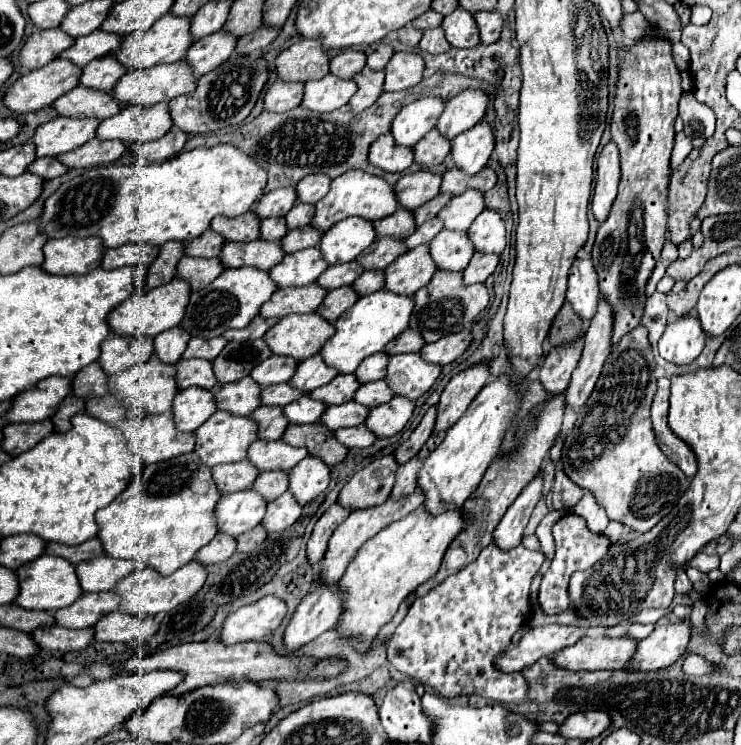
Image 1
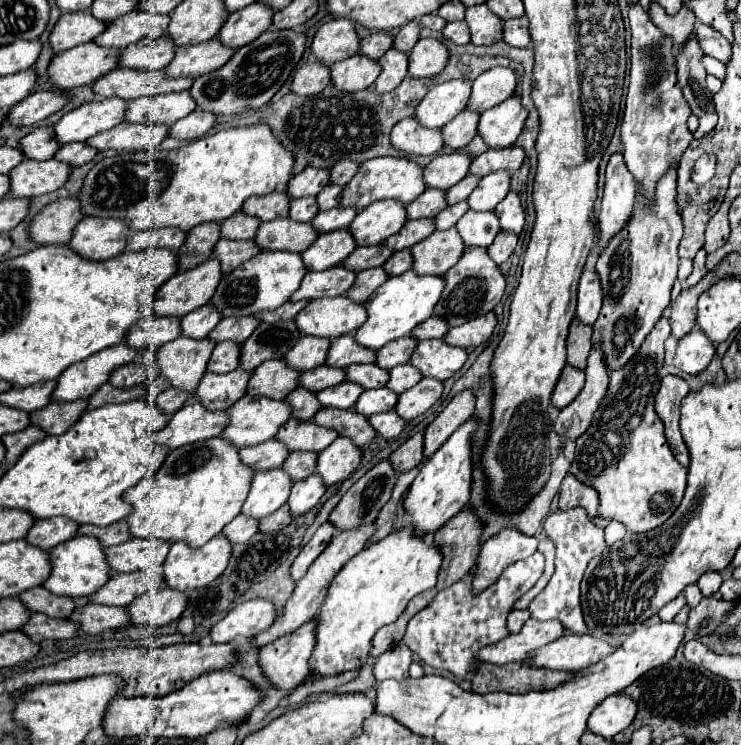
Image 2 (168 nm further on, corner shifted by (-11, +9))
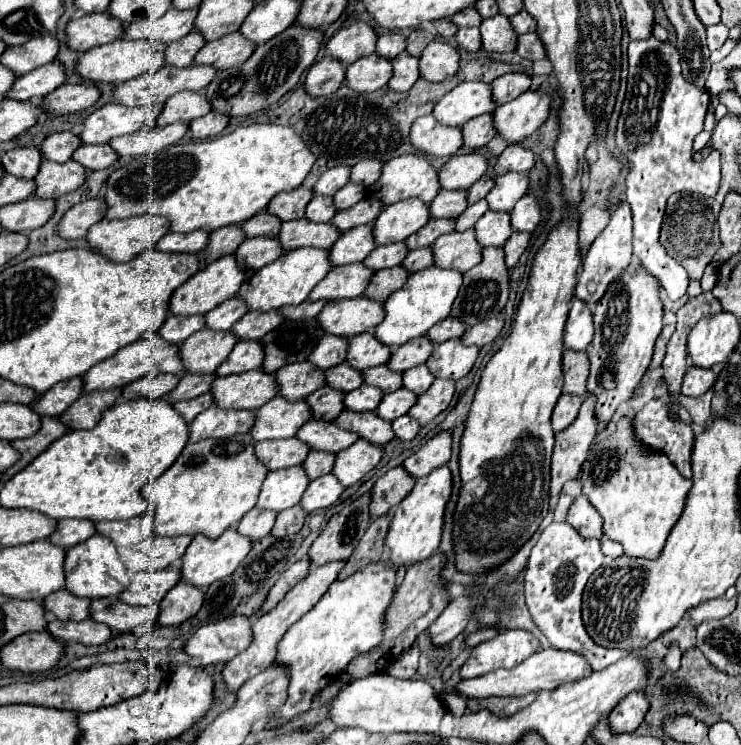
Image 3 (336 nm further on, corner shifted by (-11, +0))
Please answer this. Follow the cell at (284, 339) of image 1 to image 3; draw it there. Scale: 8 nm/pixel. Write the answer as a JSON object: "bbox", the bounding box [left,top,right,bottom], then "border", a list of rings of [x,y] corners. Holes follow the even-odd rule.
{"bbox":[318,296,384,338],"border":[[[358,296],[356,300],[332,300],[328,302],[322,312],[318,314],[318,324],[326,334],[350,338],[360,332],[370,332],[376,324],[380,324],[380,318],[384,318],[384,308],[380,302],[368,300],[364,296]]]}

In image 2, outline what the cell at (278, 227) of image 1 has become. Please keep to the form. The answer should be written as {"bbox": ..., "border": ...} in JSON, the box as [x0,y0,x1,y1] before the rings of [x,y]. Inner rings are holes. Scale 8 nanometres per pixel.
{"bbox":[290,197,318,221],"border":[[[314,197],[304,199],[292,199],[290,203],[290,217],[294,221],[312,221],[312,217],[318,213],[318,205]]]}

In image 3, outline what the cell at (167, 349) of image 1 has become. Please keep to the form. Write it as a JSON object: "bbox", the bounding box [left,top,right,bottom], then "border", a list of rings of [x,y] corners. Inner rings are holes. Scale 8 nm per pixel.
{"bbox":[204,298,246,330],"border":[[[230,298],[226,302],[222,302],[220,306],[216,306],[214,310],[210,310],[208,314],[204,314],[204,326],[208,330],[230,330],[230,326],[240,320],[246,314],[244,306],[240,306],[240,302],[236,302],[236,298]]]}

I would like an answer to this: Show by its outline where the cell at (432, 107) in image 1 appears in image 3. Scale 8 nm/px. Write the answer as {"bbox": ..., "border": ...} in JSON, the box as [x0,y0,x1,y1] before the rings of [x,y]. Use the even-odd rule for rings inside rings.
{"bbox":[432,82,496,126],"border":[[[460,82],[454,90],[440,98],[432,110],[432,116],[444,126],[462,126],[474,116],[492,112],[494,108],[496,104],[492,102],[490,84]]]}

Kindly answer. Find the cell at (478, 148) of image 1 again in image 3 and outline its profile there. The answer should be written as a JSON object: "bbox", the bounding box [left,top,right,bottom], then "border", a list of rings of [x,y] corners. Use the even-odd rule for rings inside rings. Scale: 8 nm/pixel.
{"bbox":[494,92,550,144],"border":[[[524,92],[512,102],[494,110],[494,128],[508,144],[518,144],[532,136],[548,118],[550,98],[538,92]]]}

